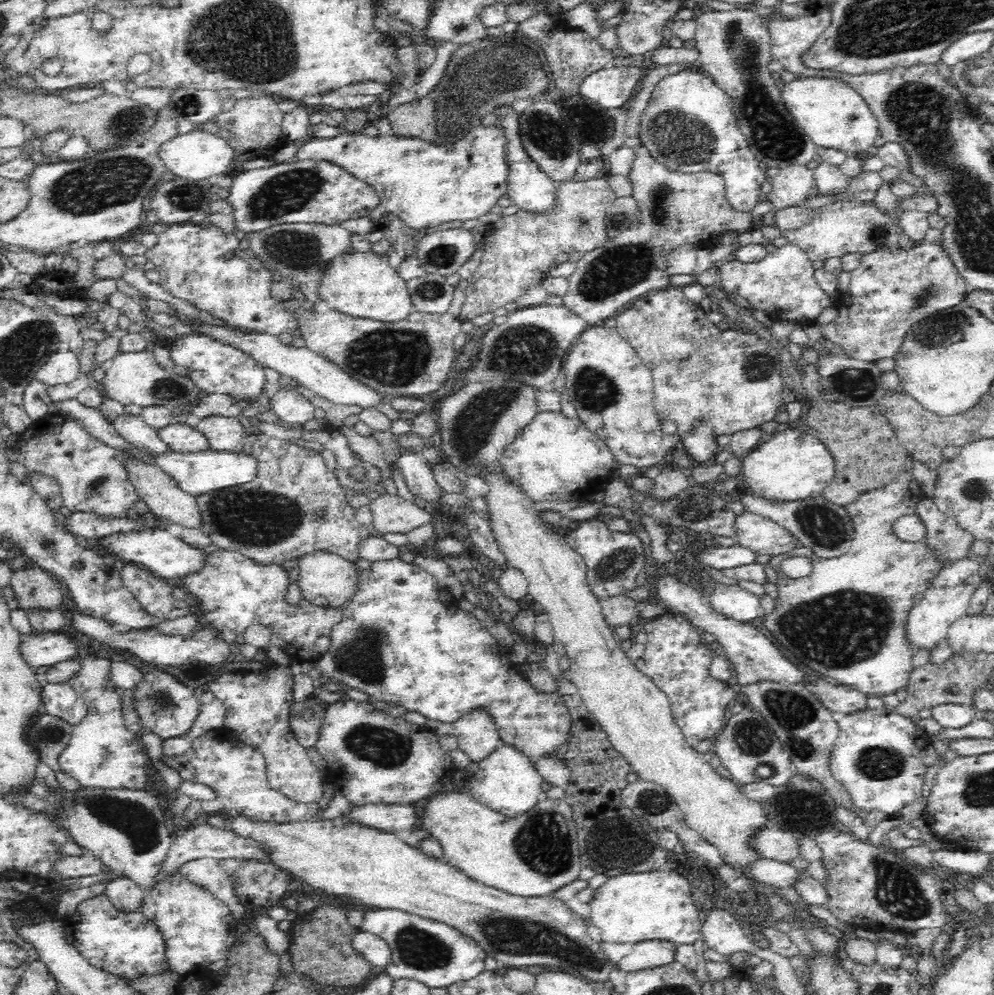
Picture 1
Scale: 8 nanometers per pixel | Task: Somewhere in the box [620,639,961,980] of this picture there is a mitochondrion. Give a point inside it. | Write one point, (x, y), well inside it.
(897, 891)

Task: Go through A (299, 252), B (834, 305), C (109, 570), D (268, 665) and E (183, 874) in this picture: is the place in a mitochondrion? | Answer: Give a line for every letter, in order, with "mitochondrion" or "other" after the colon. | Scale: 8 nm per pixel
A: mitochondrion
B: other
C: other
D: other
E: other

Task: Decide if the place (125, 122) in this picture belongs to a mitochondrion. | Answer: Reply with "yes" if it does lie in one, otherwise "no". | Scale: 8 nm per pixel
yes

